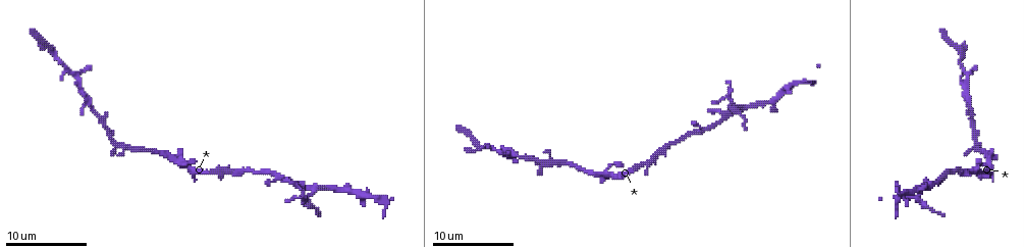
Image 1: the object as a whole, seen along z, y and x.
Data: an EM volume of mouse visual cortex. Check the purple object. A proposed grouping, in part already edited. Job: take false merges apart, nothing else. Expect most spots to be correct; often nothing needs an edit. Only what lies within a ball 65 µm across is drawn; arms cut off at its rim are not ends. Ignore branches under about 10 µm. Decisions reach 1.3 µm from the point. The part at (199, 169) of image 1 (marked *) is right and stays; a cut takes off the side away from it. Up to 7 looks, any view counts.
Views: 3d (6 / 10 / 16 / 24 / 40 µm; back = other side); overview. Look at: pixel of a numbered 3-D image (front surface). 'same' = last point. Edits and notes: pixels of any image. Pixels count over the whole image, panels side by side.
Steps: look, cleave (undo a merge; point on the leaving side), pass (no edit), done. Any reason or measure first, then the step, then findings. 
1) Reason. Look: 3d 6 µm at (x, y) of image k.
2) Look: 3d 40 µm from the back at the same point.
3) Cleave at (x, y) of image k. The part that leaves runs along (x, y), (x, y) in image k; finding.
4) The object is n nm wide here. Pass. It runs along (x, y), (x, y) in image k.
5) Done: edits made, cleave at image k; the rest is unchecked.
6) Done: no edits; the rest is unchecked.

Calibre changes. Look: 3d 6 µm at (717, 122) of image 1.

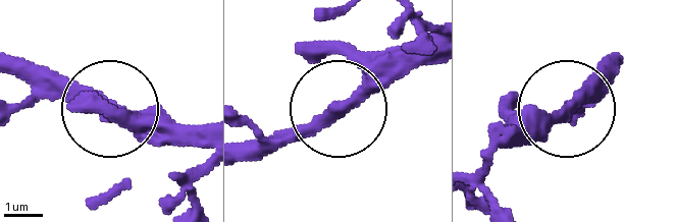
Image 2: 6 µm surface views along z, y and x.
The object is 360 nm wide here. Pass. One cell here.

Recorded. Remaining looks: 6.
Sudden change in width. Look: 3d 16 µm at (675, 143) of image 1.

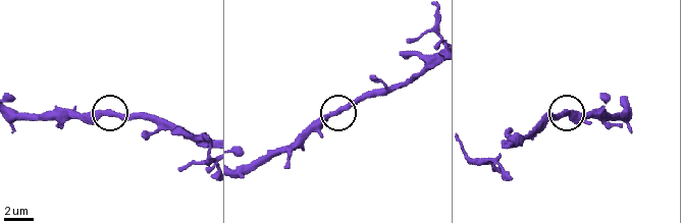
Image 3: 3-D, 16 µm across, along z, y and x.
Pass. It runs along (21, 112), (35, 115), (115, 112), (143, 115) in image 3; all the same cell.

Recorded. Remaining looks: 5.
Calibre changes. Look: 3d 10 µm at (537, 162) of image 1.

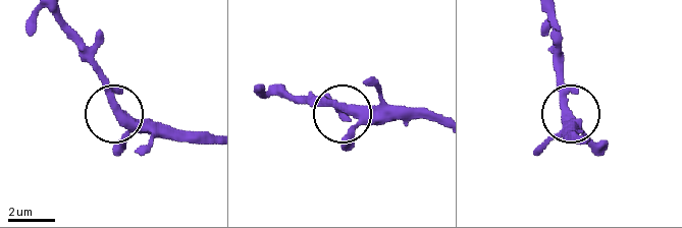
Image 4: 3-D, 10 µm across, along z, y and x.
Look: 3d 6 µm at (565, 107) of image 4.

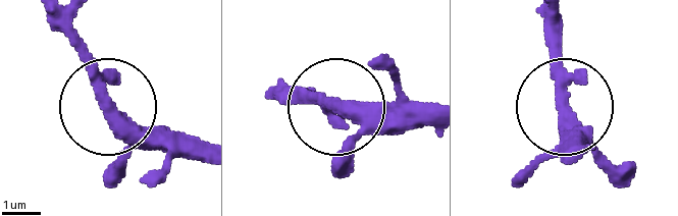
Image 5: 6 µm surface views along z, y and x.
Pass. It runs along (582, 154), (563, 96), (563, 31) in image 5; one cell here.

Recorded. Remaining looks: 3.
Three-way junction. Look: 3d 10 µm at (89, 103) of image 1.

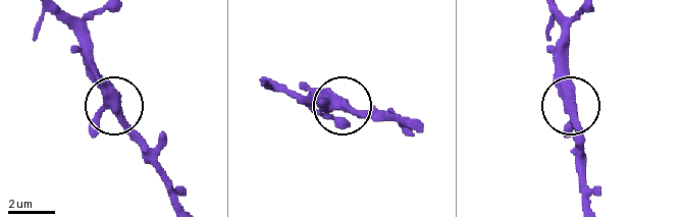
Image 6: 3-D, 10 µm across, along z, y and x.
Look: 3d 6 µm at (118, 105) of image 6.

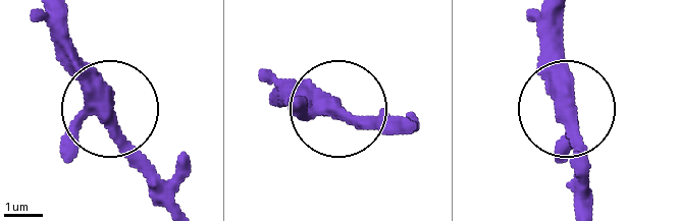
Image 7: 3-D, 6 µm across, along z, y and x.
3 arms meet here. Pass. Continuous, no second cell.

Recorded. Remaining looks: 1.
Done: no edits; the rest is unchecked.

